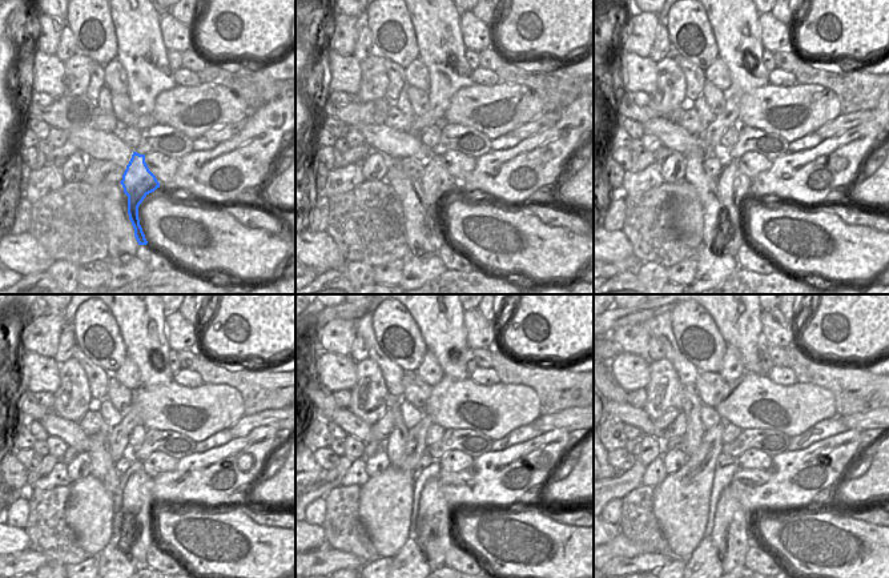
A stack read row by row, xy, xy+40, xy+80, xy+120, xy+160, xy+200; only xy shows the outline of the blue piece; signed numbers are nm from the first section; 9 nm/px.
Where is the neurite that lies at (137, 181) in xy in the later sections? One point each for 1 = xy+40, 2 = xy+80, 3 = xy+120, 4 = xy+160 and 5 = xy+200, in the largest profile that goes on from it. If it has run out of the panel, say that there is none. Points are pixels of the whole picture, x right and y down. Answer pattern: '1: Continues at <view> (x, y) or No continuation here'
1: Continues at xy+40 (437, 183)
2: Continues at xy+80 (733, 185)
3: Continues at xy+120 (136, 537)
4: Continues at xy+160 (434, 537)
5: Continues at xy+200 (729, 536)

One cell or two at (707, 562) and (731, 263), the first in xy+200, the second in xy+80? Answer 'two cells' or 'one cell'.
one cell

